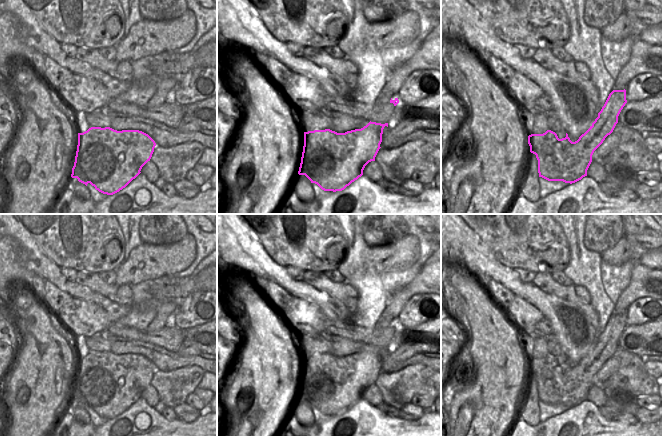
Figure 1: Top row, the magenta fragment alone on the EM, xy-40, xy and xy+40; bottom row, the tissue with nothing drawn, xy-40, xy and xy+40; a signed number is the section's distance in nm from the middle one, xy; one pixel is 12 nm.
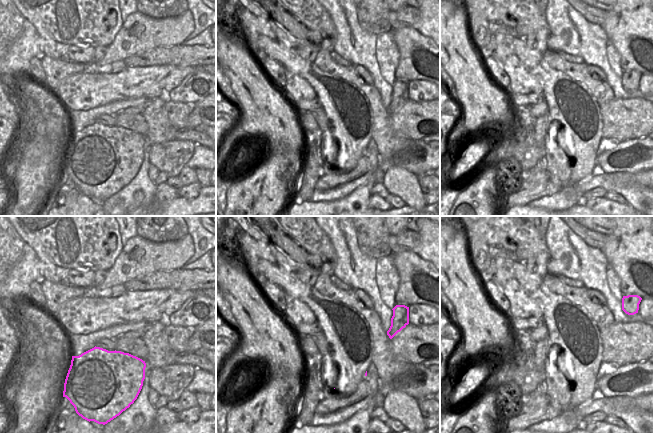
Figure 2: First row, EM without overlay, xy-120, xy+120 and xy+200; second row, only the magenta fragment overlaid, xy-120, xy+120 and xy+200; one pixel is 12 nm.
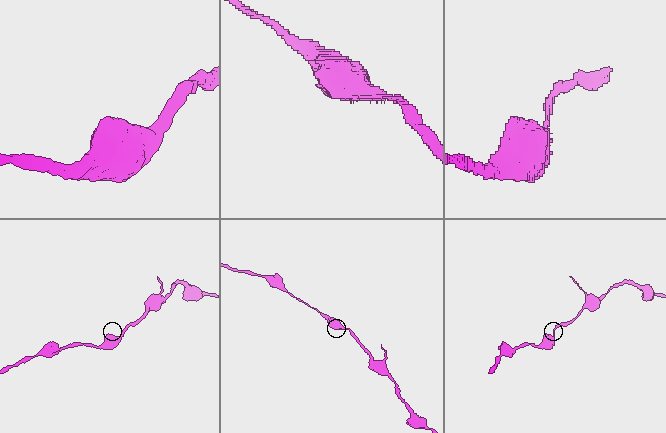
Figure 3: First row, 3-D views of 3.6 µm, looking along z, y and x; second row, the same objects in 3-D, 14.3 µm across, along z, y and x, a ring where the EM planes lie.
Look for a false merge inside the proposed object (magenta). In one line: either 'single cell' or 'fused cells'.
single cell

